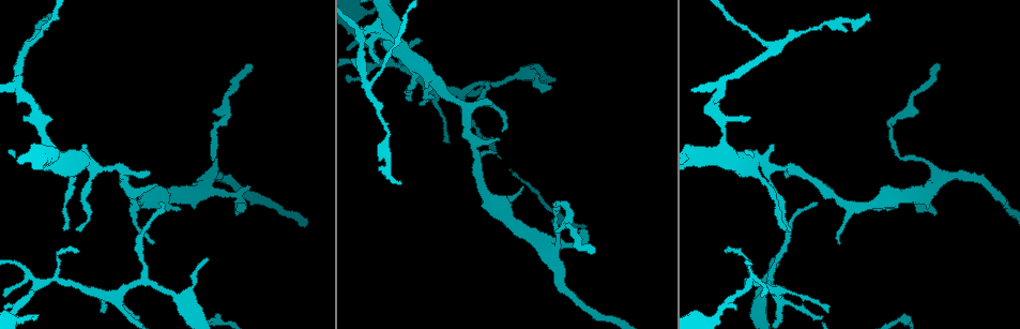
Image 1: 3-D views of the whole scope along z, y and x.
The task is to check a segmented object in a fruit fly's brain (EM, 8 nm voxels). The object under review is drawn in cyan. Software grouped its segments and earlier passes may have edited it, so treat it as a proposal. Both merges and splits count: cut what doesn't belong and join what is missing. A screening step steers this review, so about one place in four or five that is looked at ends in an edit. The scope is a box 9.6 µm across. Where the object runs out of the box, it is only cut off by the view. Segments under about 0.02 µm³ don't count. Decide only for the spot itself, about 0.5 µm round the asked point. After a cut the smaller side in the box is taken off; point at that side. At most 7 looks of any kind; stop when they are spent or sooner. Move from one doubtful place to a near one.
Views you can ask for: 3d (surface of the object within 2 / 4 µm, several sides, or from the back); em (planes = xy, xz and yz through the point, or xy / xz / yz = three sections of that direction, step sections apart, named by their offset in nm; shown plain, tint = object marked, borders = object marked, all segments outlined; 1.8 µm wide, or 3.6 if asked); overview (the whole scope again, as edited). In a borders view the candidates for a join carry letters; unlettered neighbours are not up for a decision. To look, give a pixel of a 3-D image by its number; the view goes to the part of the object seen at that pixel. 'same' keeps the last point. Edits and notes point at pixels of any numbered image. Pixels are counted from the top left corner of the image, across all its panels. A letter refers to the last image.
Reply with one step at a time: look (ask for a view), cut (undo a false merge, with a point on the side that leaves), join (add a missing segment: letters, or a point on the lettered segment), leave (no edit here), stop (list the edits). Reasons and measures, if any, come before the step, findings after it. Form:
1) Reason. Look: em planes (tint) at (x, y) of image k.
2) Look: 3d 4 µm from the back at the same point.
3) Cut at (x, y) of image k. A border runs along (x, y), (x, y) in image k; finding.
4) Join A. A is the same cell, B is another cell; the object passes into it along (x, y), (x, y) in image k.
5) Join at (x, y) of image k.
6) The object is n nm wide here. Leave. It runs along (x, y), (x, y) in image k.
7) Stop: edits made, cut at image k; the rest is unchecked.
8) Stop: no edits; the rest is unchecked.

Abrupt turn. Look: 3d 2 µm at (557, 205) of image 1.

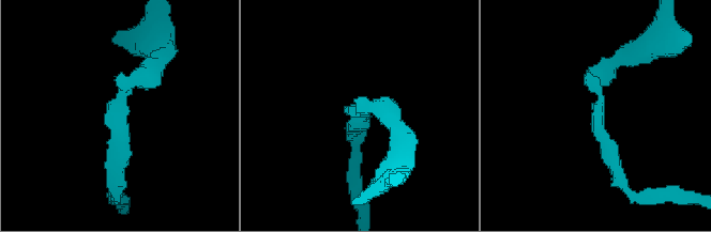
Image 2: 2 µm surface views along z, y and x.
Look: em xy step 8 (tint) at (596, 92) of image 2.

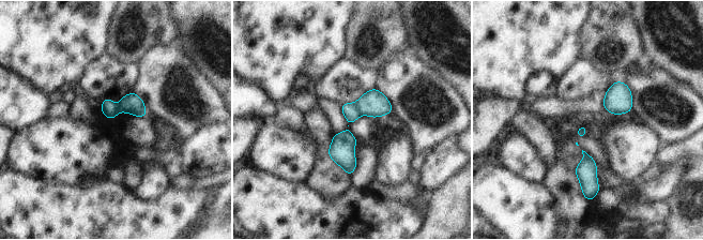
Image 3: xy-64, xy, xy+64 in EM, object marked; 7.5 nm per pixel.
Look: em xy step 8 (borders) at the same point.

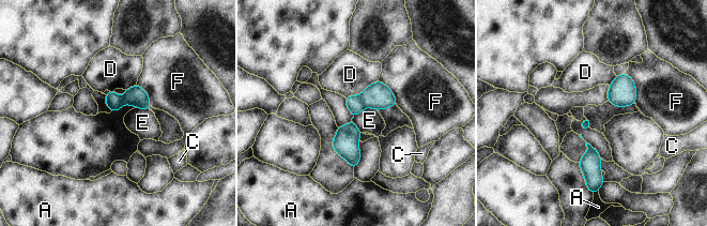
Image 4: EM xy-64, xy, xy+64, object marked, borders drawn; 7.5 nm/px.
Cut at (378, 95) of image 4. A, C, D, E and F are other cells; a border runs along (358, 95), (364, 107) in image 4; two neurons meet here.

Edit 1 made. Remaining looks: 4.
Look: overview.

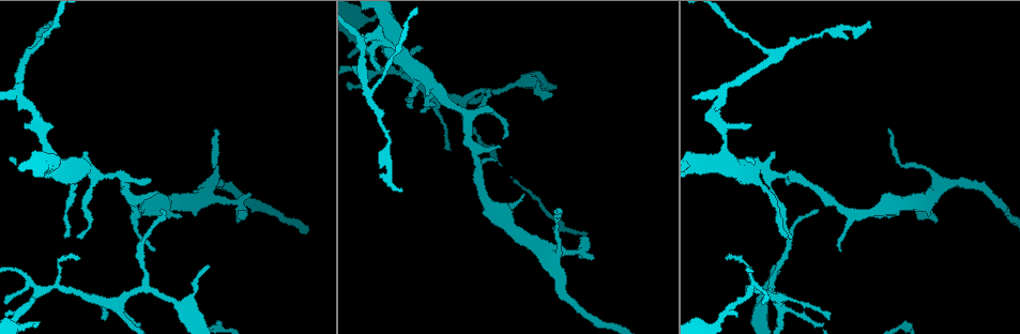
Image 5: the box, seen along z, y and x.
A fork. Look: 3d 2 µm at (772, 59) of image 5.

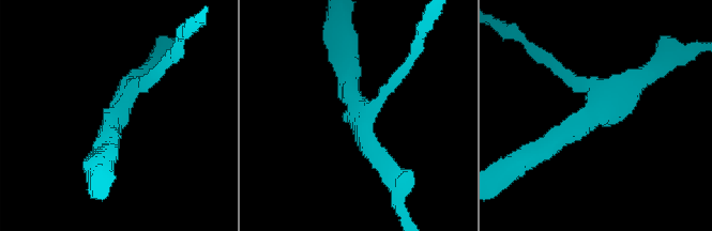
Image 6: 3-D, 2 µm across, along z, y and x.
Need the tissue. Look: em planes (borders) at (355, 115) of image 6.

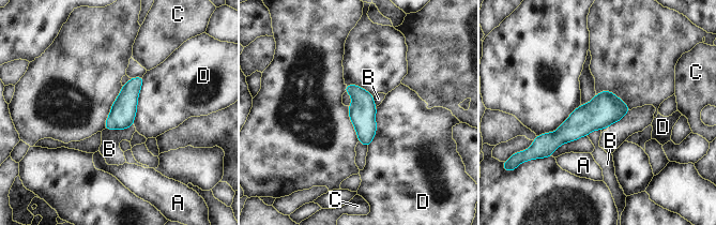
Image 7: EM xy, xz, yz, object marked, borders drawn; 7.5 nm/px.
3 arms meet here. Leave. A, B, C and D are other cells; it runs along (625, 107), (605, 108), (544, 146) in image 7; continuous, no second neuron.

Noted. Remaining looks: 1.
Stop: edits made, cut at image 4; the rest is unchecked.

